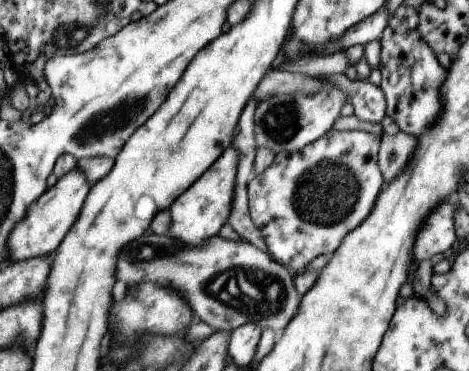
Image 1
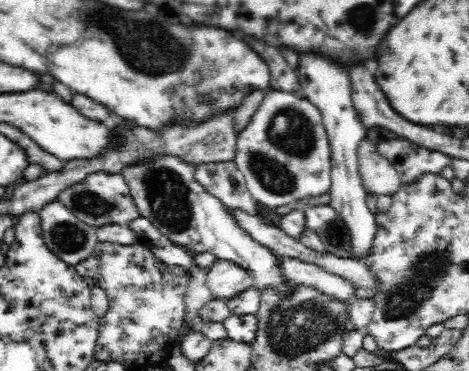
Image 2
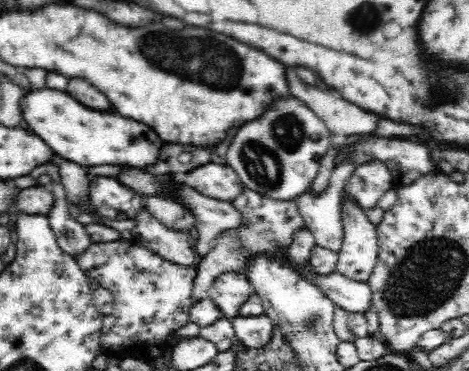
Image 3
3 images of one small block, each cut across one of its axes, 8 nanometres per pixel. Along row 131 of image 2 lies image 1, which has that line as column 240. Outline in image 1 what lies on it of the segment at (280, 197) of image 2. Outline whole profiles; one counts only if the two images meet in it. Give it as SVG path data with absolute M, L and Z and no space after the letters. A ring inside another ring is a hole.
M147 234L147 238L137 238L127 242L115 256L115 280L123 280L125 284L135 284L141 280L171 284L179 294L187 300L191 310L195 312L195 320L209 324L213 330L233 332L235 328L243 324L257 324L261 330L273 330L281 334L289 320L295 316L299 306L299 292L295 290L295 284L291 282L291 274L281 266L275 264L275 260L263 252L257 250L249 242L231 242L223 240L219 236L211 238L211 242L205 248L189 248L179 246L181 242L171 242L167 236L155 236Z

